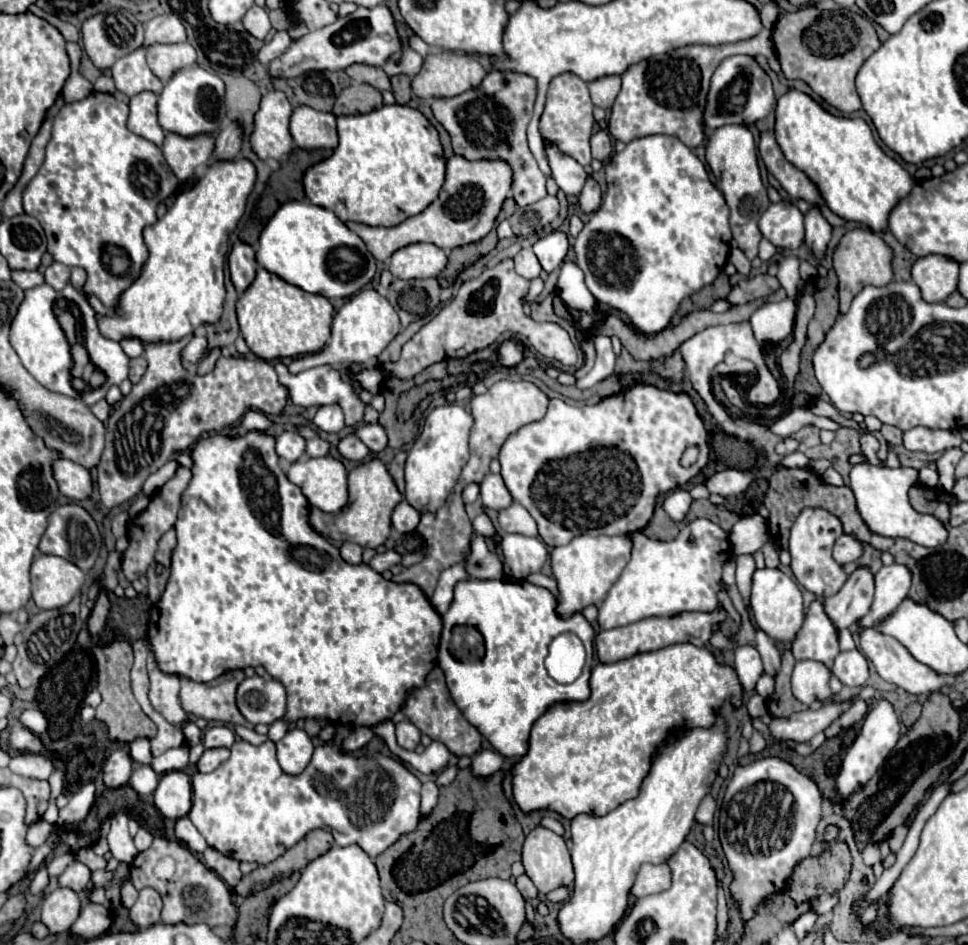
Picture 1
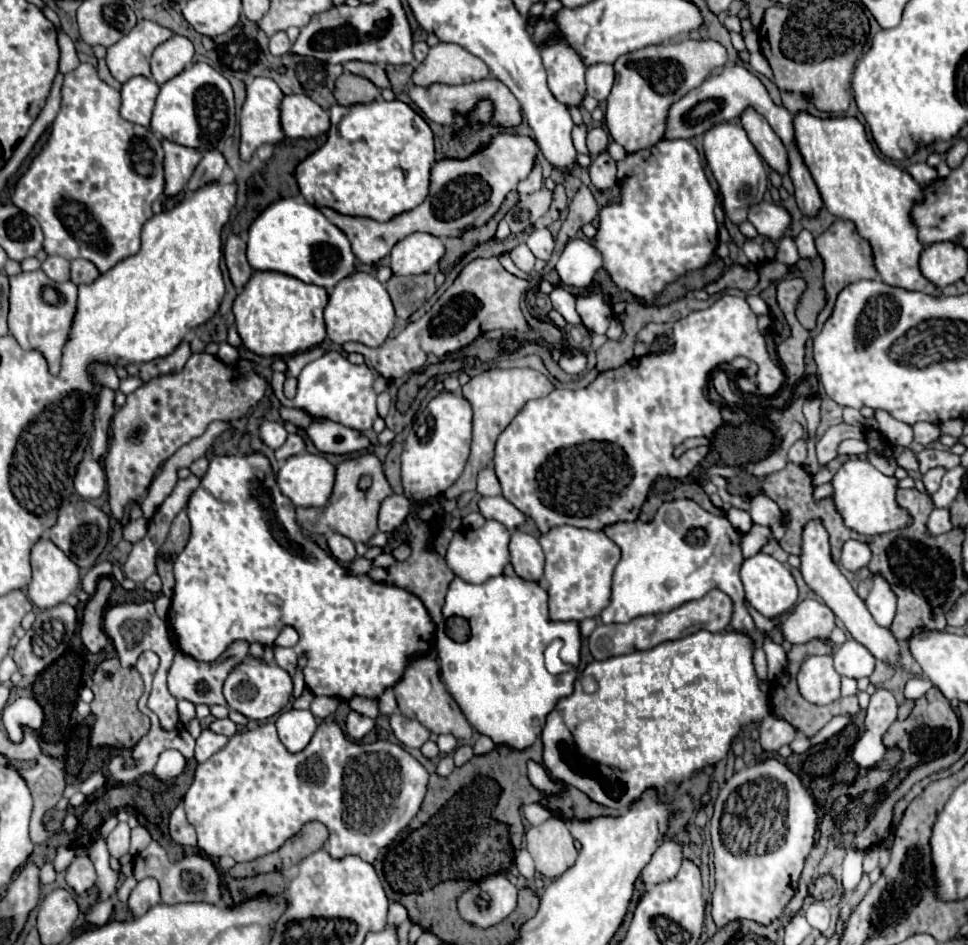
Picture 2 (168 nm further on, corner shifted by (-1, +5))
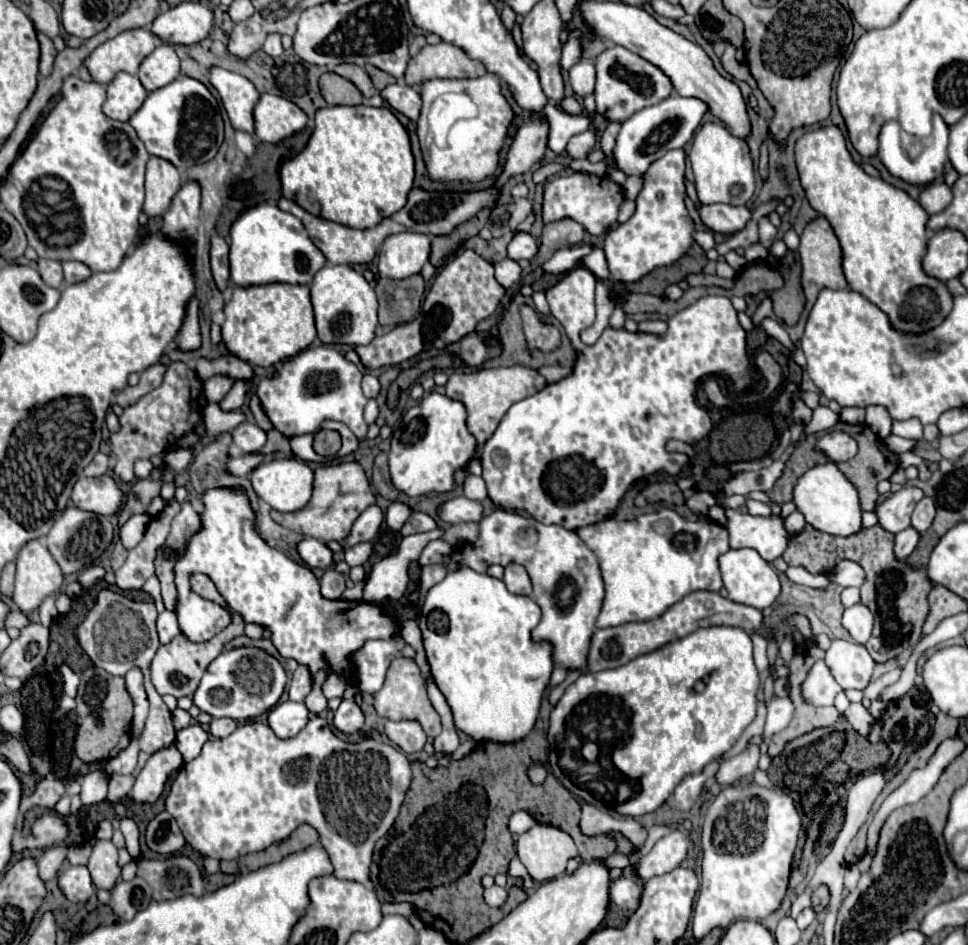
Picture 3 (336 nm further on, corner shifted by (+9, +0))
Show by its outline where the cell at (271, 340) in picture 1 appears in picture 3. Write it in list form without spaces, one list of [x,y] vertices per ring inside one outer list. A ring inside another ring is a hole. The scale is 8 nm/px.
[[[289,283],[235,287],[233,299],[225,305],[225,323],[221,325],[221,331],[223,343],[235,357],[251,365],[275,367],[307,349],[317,337],[309,287]]]

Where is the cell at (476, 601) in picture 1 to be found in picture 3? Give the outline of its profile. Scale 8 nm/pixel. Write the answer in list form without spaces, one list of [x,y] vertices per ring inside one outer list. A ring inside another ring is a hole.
[[[463,567],[459,571],[449,571],[441,583],[429,589],[421,607],[422,618],[426,619],[425,614],[435,609],[447,613],[451,621],[447,633],[441,635],[432,632],[426,622],[418,624],[425,641],[431,673],[439,691],[445,695],[453,711],[455,727],[475,741],[515,743],[525,739],[535,727],[541,709],[541,699],[549,687],[551,671],[555,667],[551,643],[531,639],[531,629],[541,620],[540,607],[529,597],[509,593],[501,579]]]

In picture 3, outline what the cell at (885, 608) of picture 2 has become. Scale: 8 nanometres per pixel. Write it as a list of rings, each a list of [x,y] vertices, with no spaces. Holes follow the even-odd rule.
[[[853,605],[843,613],[843,627],[851,633],[857,643],[867,643],[873,629],[873,613],[867,605]]]

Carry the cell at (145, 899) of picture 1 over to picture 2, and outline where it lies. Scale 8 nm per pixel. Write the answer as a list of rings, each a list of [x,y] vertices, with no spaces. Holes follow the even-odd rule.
[[[143,878],[133,888],[133,892],[127,900],[127,906],[135,916],[143,916],[143,912],[147,912],[147,908],[153,908],[159,902],[161,902],[159,882],[155,878]]]

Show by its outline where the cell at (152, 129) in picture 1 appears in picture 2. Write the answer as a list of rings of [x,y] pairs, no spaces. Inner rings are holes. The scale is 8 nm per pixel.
[[[133,76],[121,86],[121,116],[133,124],[149,126],[151,110],[155,106],[155,98],[159,94],[159,86],[145,76]]]

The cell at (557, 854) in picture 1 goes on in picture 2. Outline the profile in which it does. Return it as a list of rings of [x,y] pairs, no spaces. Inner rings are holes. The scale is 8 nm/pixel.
[[[549,818],[539,826],[531,826],[525,840],[527,850],[535,860],[535,870],[547,878],[557,878],[575,864],[575,840],[559,818]]]

